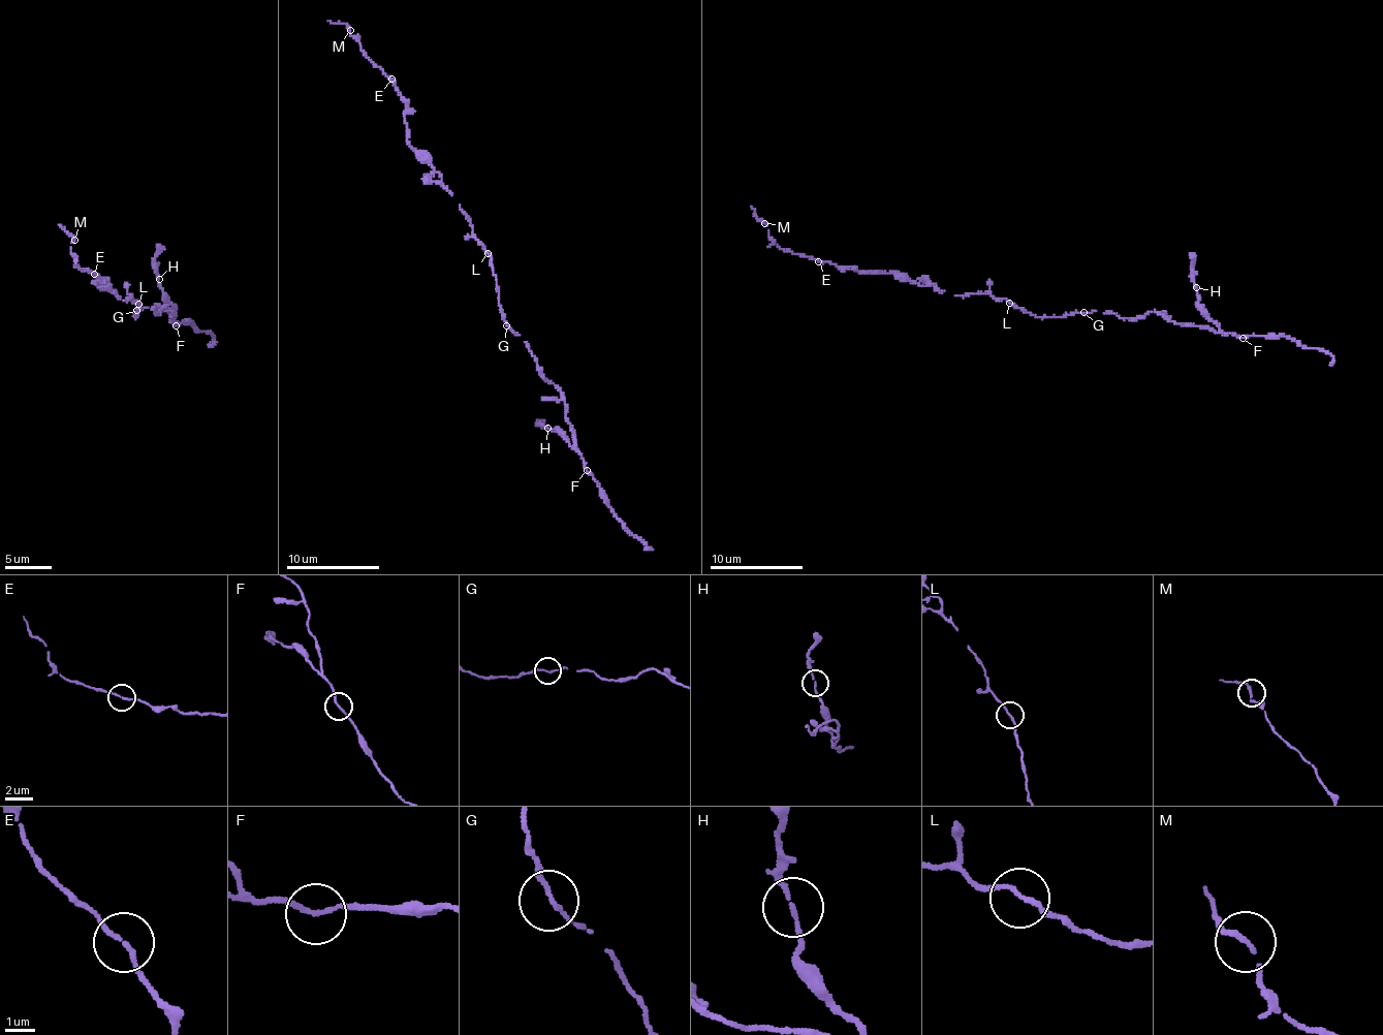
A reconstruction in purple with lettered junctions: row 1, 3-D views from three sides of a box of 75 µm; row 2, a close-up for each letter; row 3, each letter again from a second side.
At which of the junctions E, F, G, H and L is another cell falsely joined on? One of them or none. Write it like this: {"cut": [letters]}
{"cut": []}

